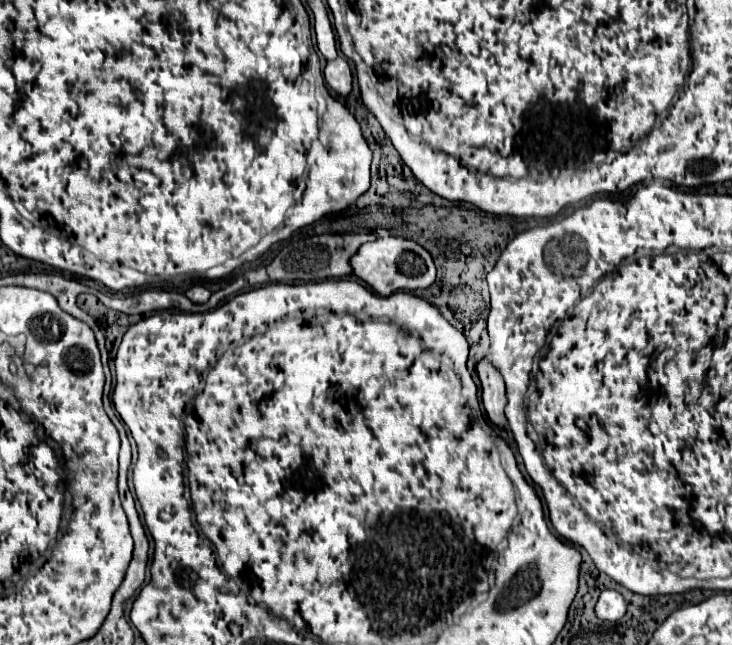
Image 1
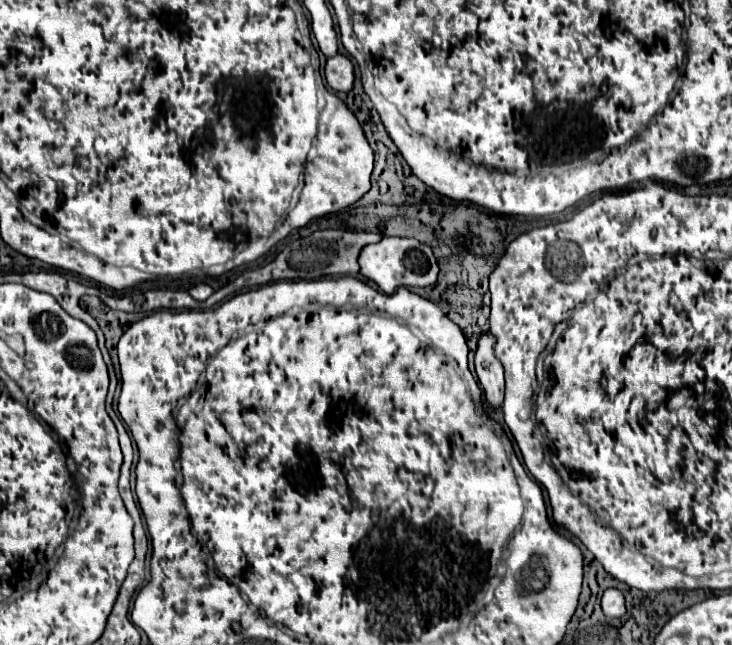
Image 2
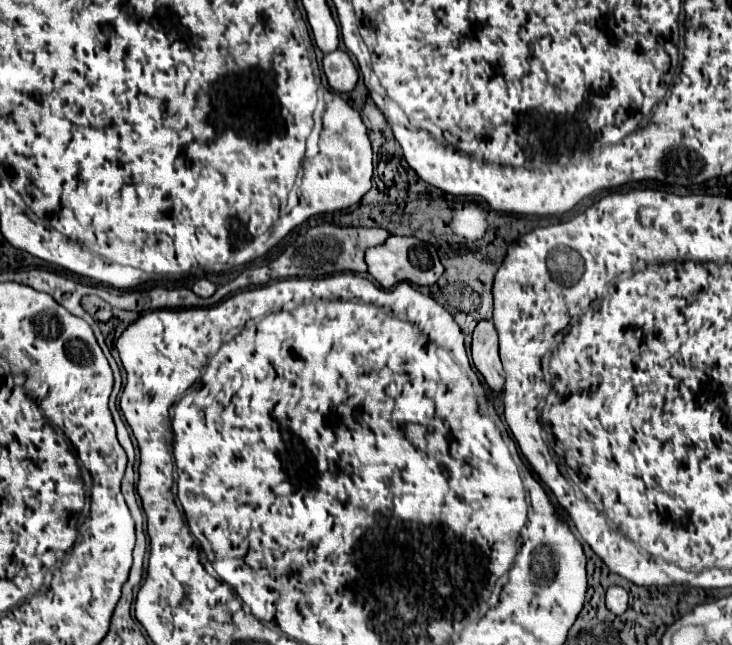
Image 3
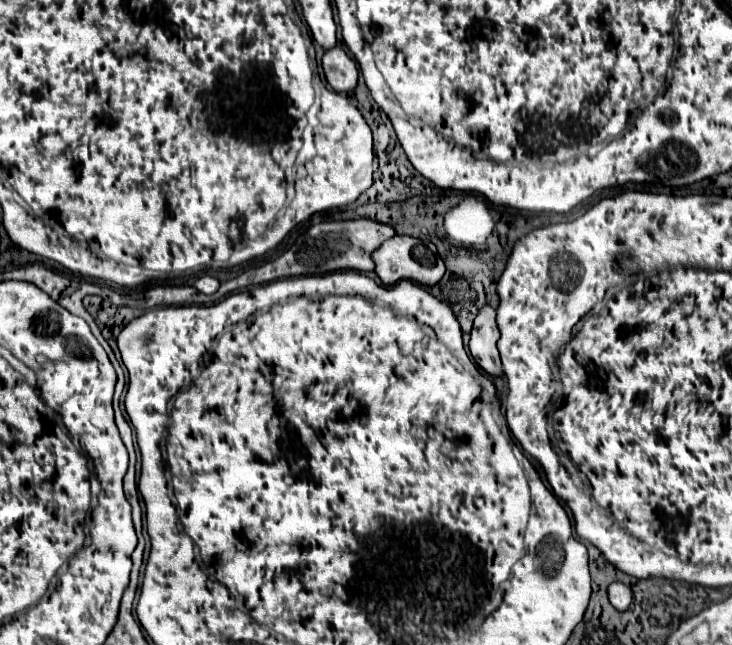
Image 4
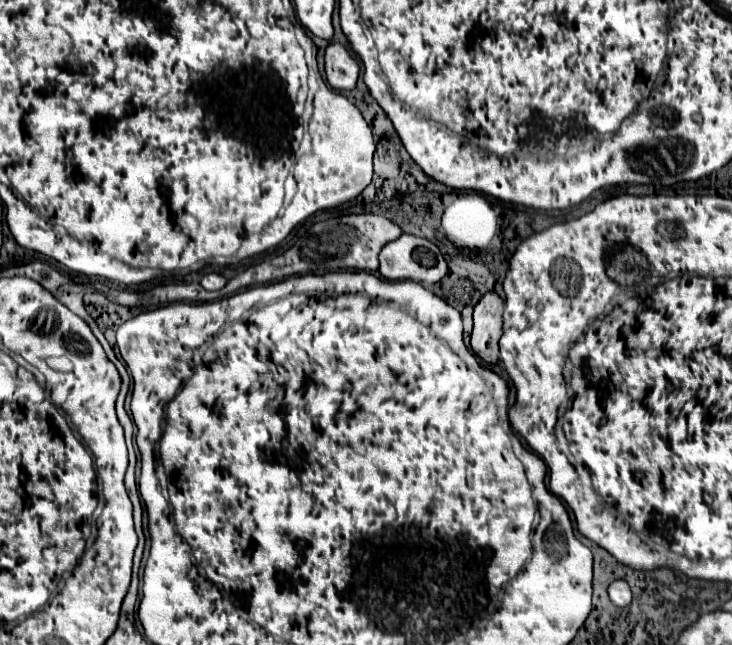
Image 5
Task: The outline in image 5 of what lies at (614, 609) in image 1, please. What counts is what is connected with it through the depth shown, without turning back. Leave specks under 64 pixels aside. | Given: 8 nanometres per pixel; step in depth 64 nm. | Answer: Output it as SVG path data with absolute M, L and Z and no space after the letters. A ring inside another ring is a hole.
M616 580L608 586L608 594L610 594L610 600L620 606L620 608L626 608L630 604L630 588L624 580Z

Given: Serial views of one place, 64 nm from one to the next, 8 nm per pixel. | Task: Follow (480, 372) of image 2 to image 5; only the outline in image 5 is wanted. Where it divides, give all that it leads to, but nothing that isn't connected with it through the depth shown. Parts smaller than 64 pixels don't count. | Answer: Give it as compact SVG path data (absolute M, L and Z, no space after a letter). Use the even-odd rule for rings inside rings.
M488 292L474 306L474 330L472 330L472 352L486 366L500 362L498 340L502 336L502 300L498 294Z

